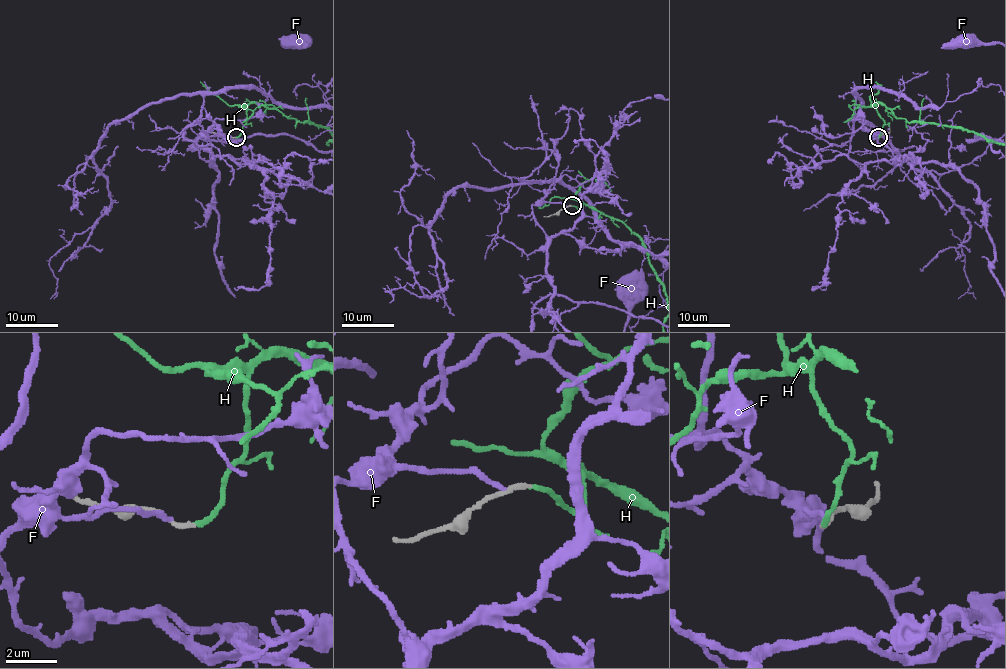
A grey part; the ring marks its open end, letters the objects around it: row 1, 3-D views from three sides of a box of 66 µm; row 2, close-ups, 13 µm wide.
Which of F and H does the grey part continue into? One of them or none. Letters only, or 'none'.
H

